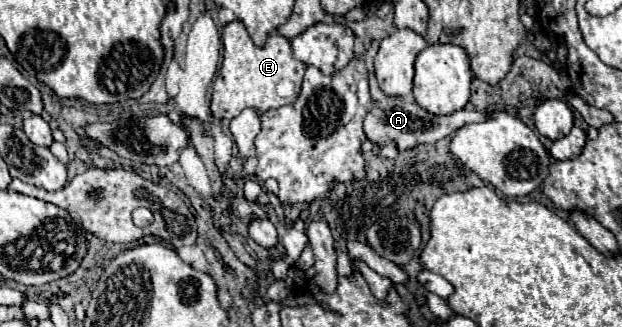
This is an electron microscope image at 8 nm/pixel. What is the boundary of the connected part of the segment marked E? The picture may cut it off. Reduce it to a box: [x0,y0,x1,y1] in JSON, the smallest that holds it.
[211,20,305,120]

